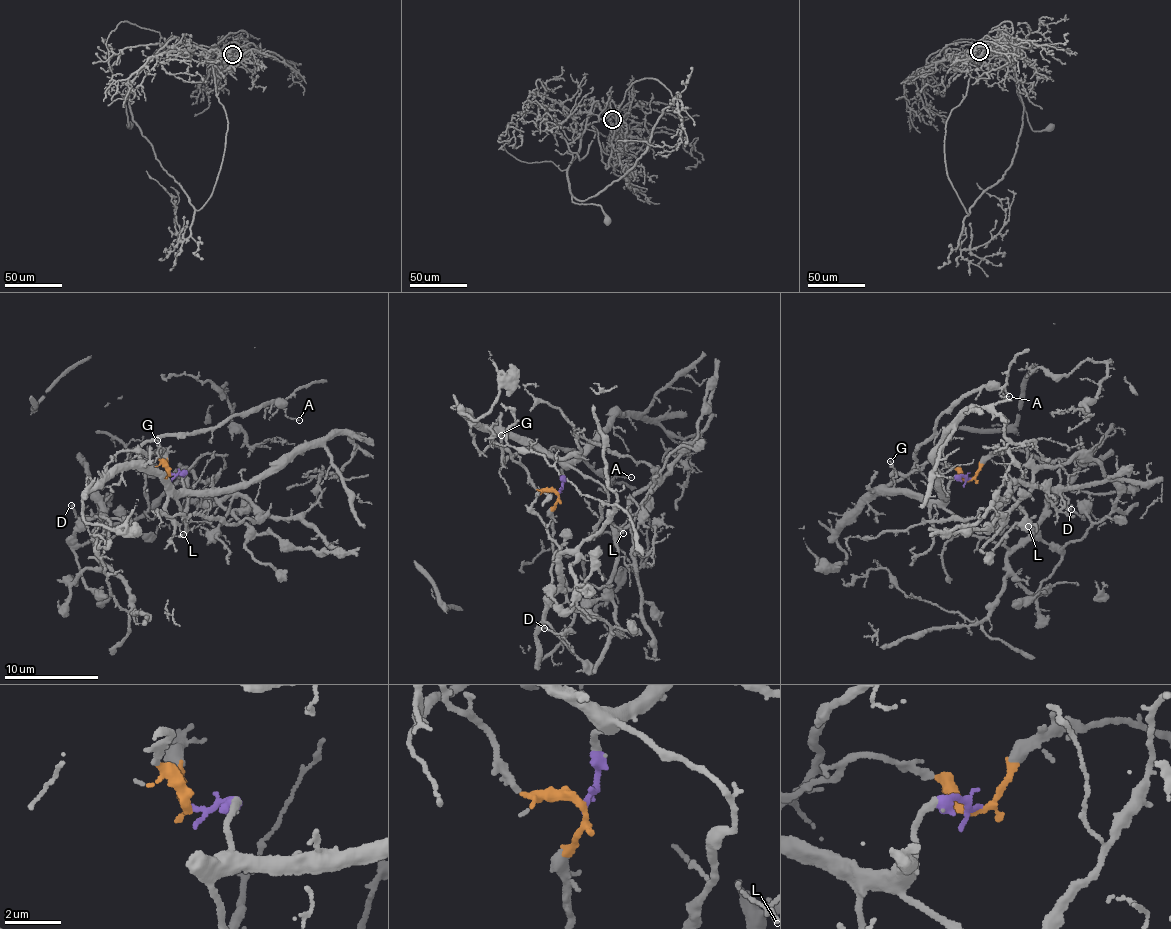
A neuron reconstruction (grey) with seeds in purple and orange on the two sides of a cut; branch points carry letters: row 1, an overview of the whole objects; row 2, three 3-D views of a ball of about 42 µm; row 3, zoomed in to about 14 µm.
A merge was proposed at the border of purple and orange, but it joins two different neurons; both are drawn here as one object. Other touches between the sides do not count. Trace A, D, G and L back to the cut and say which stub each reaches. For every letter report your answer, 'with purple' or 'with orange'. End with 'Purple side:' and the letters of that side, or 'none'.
A: with purple
D: with orange
G: with purple
L: with orange
Purple side: A, G

